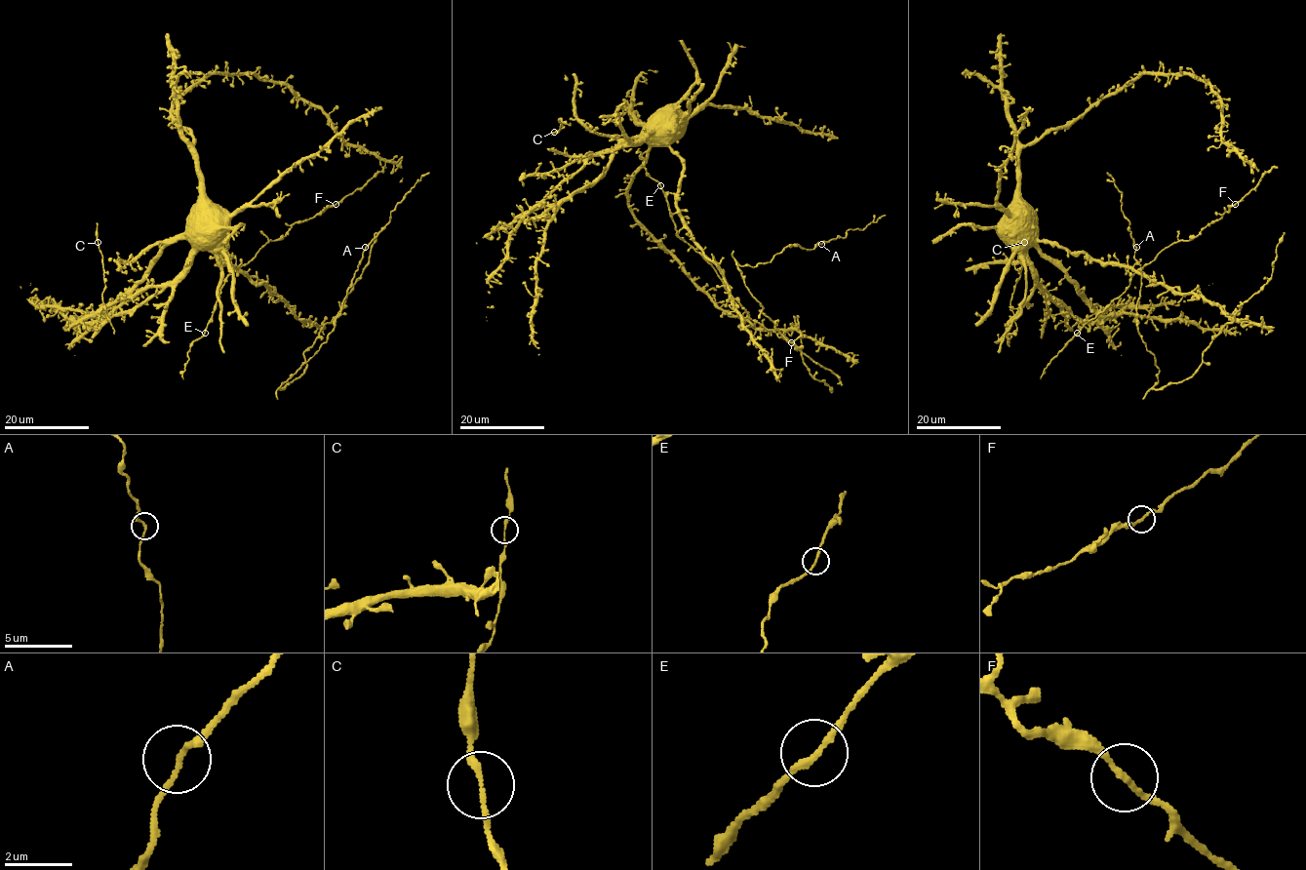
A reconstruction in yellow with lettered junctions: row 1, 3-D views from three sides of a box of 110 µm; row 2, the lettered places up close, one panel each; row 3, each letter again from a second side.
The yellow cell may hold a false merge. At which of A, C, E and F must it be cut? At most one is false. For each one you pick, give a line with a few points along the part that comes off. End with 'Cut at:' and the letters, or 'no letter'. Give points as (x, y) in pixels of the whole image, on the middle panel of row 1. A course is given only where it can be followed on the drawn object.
Cut at: no letter

